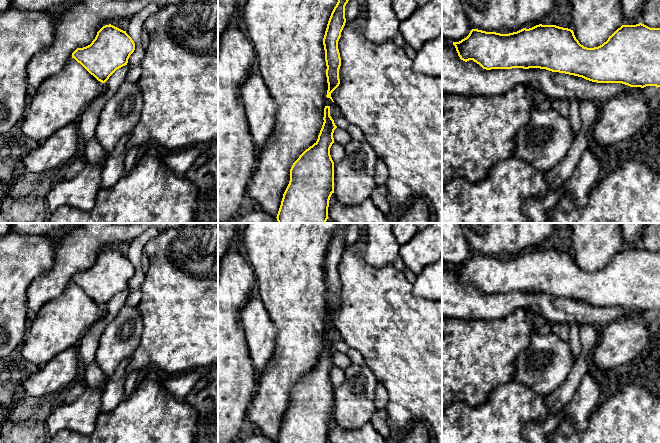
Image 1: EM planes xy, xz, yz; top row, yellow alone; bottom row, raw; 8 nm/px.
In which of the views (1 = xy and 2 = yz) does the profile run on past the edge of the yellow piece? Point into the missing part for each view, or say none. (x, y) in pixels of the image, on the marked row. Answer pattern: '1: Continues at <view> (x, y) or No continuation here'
1: Continues at xy (60, 99)
2: Continues at yz (468, 78)

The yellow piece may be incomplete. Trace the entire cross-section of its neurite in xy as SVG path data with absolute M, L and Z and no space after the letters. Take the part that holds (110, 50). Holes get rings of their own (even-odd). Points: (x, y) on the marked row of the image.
M111 24L103 26L90 45L77 48L59 73L39 85L21 121L23 134L41 143L62 127L77 121L87 106L104 93L104 83L109 77L127 65L134 50L135 43L126 31Z

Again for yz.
M642 23L636 25L622 25L618 28L608 40L602 45L594 48L584 47L576 39L573 30L559 27L556 25L536 25L532 28L523 28L517 32L509 34L500 34L496 32L486 32L478 29L472 29L469 35L459 42L443 42L442 41L442 93L458 94L465 96L477 95L496 95L509 91L516 85L532 86L539 89L547 99L568 99L570 101L577 100L591 101L598 106L602 106L607 101L621 95L631 92L633 87L644 88L646 86L660 87L660 28L650 28Z

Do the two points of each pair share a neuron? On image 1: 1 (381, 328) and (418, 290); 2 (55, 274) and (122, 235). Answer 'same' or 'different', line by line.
1: different
2: same

